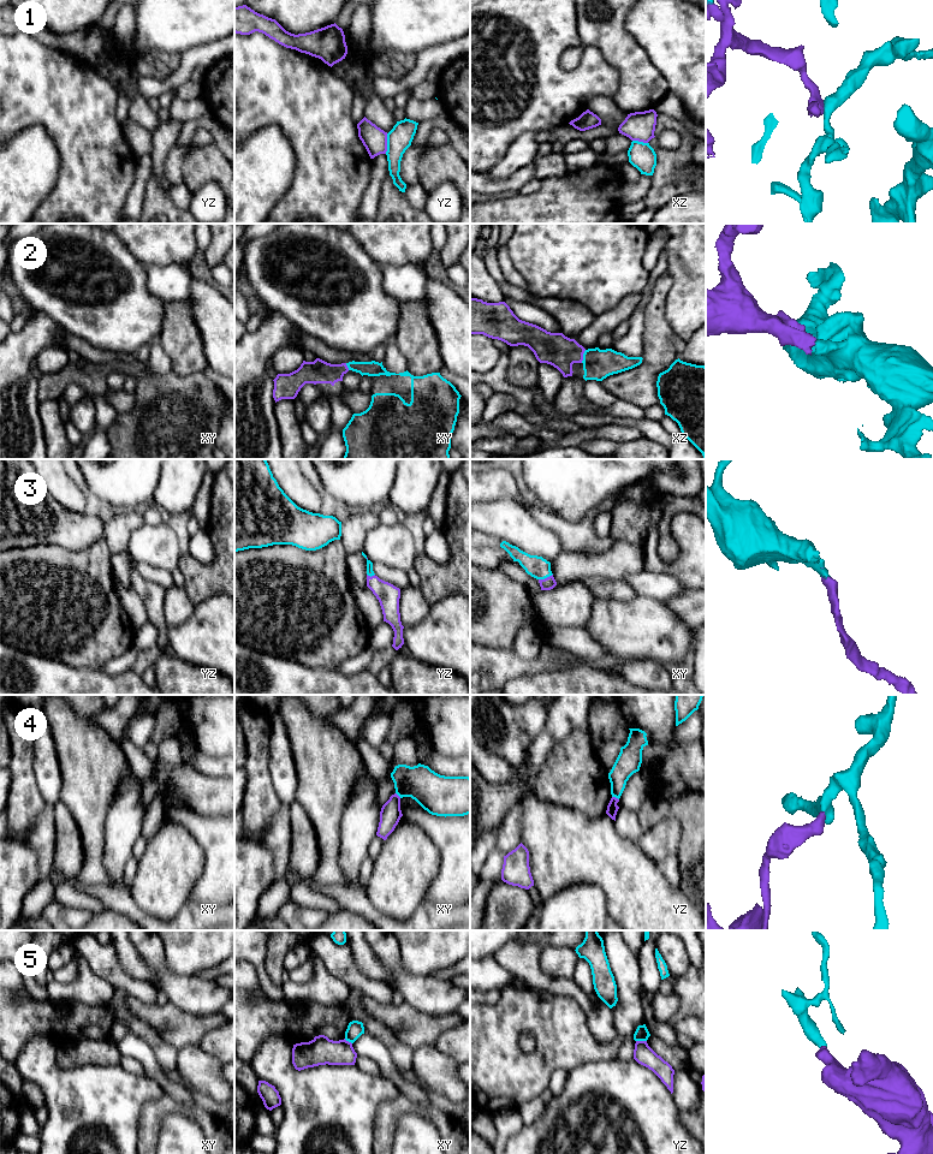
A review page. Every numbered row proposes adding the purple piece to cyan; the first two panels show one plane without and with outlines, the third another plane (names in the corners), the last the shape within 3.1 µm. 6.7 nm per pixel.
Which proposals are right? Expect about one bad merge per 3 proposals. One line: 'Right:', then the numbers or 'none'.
Right: 1, 2, 3

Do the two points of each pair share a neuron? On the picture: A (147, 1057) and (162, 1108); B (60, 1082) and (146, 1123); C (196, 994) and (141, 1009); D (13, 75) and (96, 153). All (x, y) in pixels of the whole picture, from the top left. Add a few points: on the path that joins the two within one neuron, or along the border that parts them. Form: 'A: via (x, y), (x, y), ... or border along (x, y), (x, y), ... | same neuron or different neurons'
A: border along (165, 1089), (180, 1102), (189, 1106) | different neurons
B: border along (156, 1098), (149, 1099), (141, 1110), (137, 1141) | different neurons
C: border along (168, 1000), (183, 1011), (195, 1015) | different neurons
D: via (34, 90), (76, 132) | same neuron

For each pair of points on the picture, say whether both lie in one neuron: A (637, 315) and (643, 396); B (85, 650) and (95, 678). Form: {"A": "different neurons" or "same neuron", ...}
{"A": "different neurons", "B": "different neurons"}

